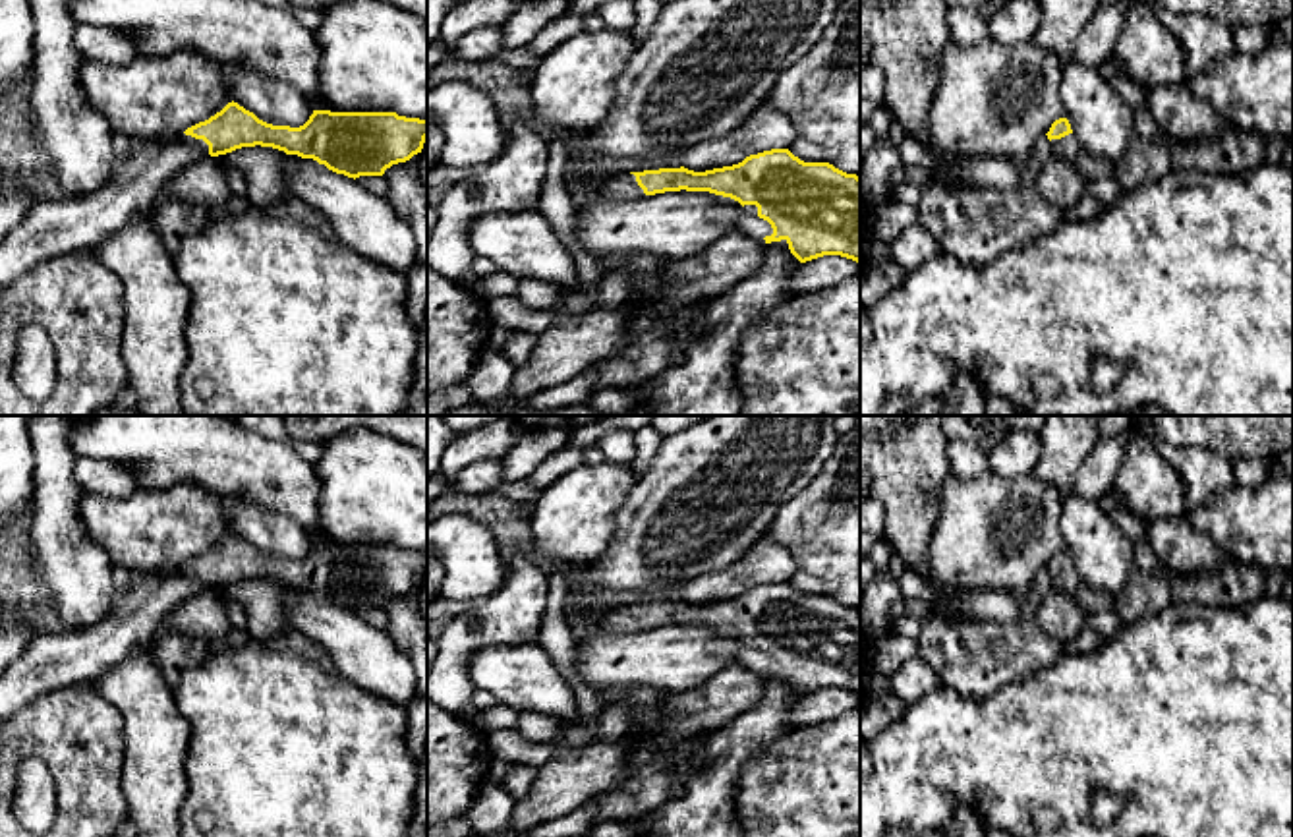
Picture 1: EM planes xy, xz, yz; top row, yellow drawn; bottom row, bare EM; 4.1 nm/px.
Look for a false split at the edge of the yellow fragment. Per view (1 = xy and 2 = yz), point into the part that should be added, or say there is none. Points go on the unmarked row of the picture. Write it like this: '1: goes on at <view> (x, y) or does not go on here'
1: does not go on here
2: does not go on here

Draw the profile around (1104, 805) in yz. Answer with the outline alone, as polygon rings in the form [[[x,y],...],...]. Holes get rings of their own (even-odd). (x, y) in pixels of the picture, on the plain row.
[[[1094,793],[1094,798],[1092,798],[1092,816],[1096,820],[1109,820],[1109,818],[1115,818],[1123,812],[1125,808],[1125,800],[1111,794],[1111,793]]]

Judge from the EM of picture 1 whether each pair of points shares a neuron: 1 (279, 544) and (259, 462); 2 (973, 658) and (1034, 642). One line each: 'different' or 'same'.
1: different
2: same

